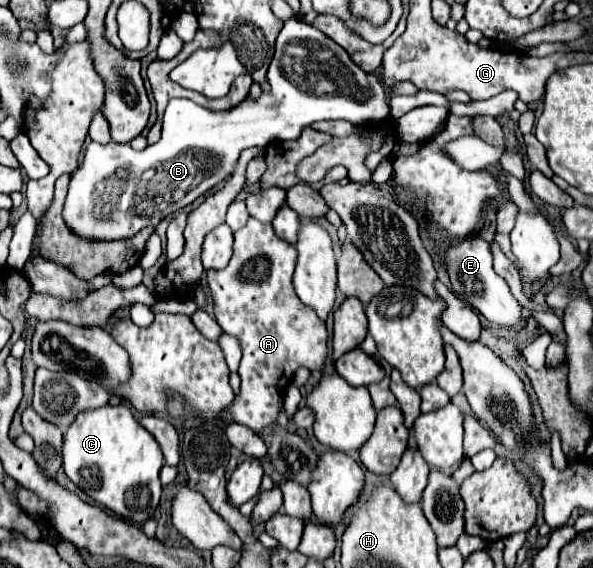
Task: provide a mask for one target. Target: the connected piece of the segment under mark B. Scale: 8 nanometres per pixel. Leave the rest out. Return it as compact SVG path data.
M291 17L283 23L277 37L275 55L269 65L269 93L257 99L247 97L237 107L229 111L209 111L199 107L189 99L171 99L165 115L177 115L177 137L165 133L155 145L143 151L131 149L131 145L109 141L107 145L89 141L81 167L71 175L69 193L63 209L63 219L73 233L87 239L127 239L133 237L147 225L157 225L163 217L187 207L197 197L205 195L217 183L231 177L233 167L247 147L267 147L273 141L295 141L305 127L323 119L345 119L349 123L361 125L371 121L381 121L389 115L387 89L381 75L371 75L359 69L347 51L343 51L335 41L325 37L321 31L313 29L309 23Z

